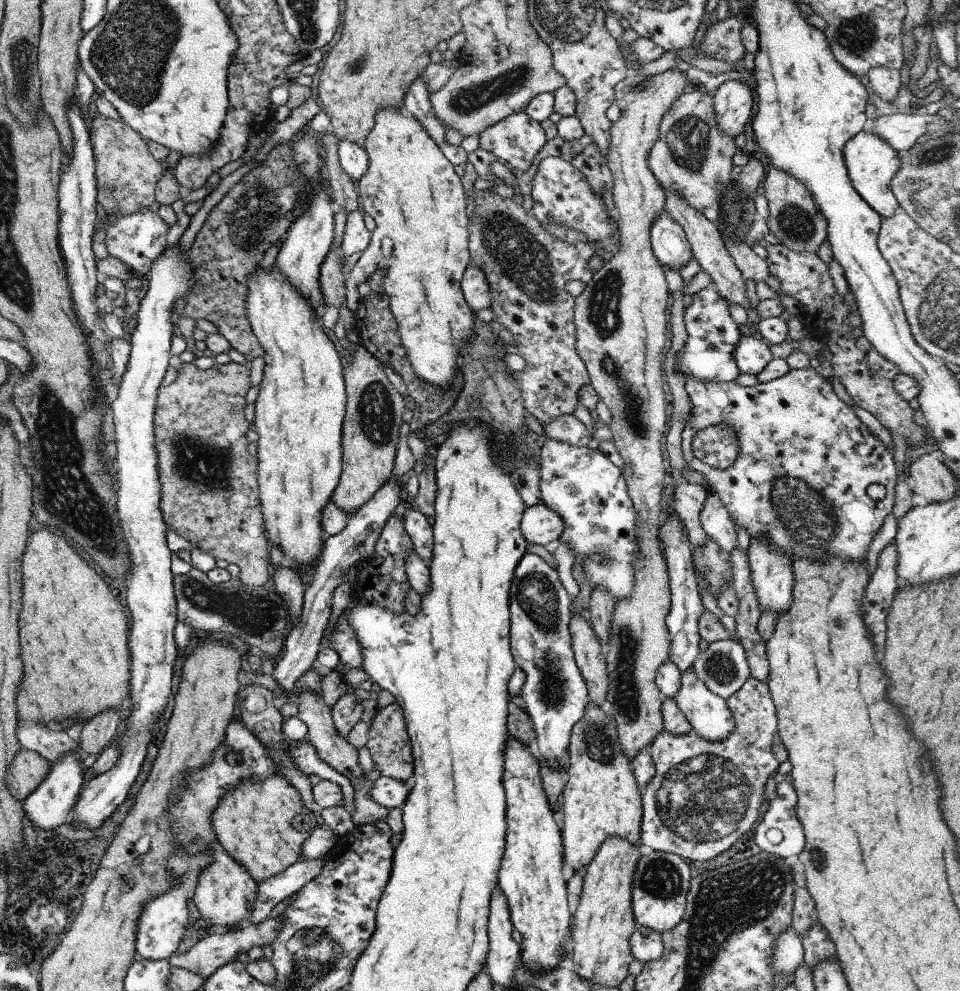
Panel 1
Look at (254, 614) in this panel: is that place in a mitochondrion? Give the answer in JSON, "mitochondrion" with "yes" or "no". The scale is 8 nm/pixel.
{"mitochondrion":"yes"}

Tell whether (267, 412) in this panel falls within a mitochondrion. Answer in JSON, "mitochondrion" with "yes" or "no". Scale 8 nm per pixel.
{"mitochondrion":"no"}

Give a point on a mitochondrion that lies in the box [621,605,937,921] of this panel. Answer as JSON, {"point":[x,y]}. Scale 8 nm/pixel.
{"point":[702,799]}

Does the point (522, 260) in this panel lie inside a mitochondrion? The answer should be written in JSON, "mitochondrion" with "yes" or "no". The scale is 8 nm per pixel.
{"mitochondrion":"yes"}

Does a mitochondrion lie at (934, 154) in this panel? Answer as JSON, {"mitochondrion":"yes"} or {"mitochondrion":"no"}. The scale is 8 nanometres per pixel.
{"mitochondrion":"yes"}

